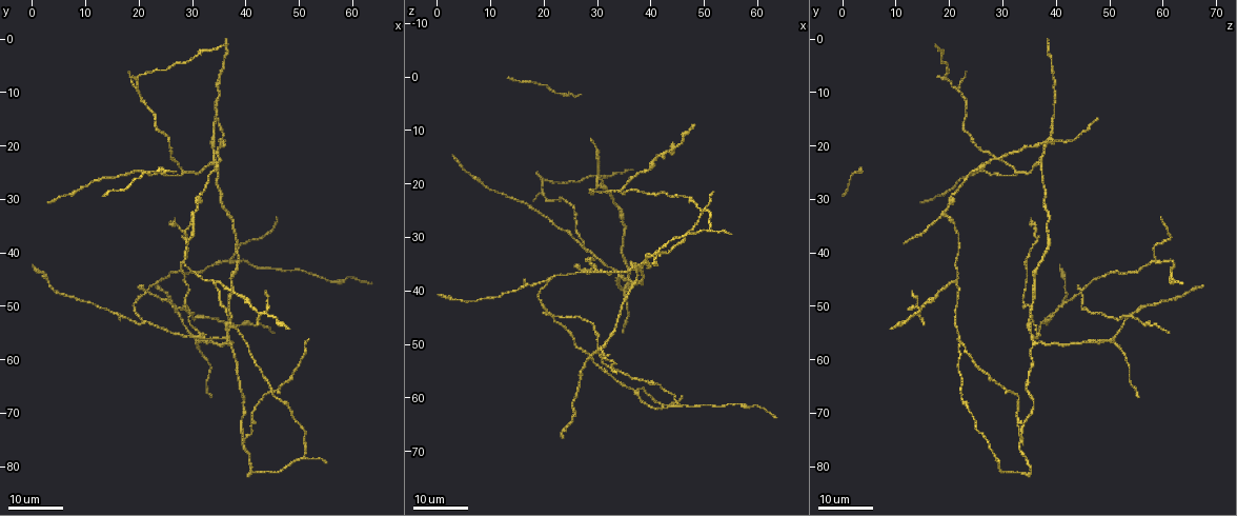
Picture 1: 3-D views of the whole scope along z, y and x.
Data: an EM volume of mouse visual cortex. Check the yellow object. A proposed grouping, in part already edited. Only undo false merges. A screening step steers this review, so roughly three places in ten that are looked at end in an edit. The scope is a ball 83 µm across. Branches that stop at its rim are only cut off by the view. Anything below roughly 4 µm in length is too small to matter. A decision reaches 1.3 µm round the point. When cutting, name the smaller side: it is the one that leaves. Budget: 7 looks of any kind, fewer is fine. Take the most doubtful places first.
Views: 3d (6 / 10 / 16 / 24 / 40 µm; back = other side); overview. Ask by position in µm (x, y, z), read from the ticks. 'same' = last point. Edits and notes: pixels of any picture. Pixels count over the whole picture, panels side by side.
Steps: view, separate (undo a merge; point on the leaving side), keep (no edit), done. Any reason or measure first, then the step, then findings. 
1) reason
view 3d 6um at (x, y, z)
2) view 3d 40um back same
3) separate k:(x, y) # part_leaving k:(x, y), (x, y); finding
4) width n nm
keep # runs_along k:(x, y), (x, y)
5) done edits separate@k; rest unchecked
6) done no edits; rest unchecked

looks like a crossing
view 3d 24um at (22.0, 47.0, 44.5)

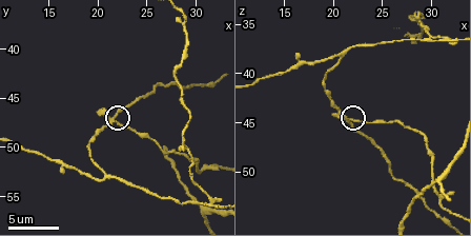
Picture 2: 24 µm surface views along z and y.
view 3d 10um at (22.0, 47.2, 44.6)

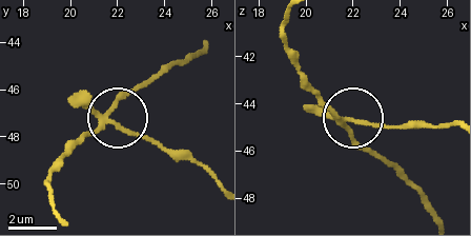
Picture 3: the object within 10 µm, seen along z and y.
width 190 nm
separate 3:(74, 101) # part_leaving 3:(104, 121), (187, 154), (217, 181); two neurons meet here

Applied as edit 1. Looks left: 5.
view overview

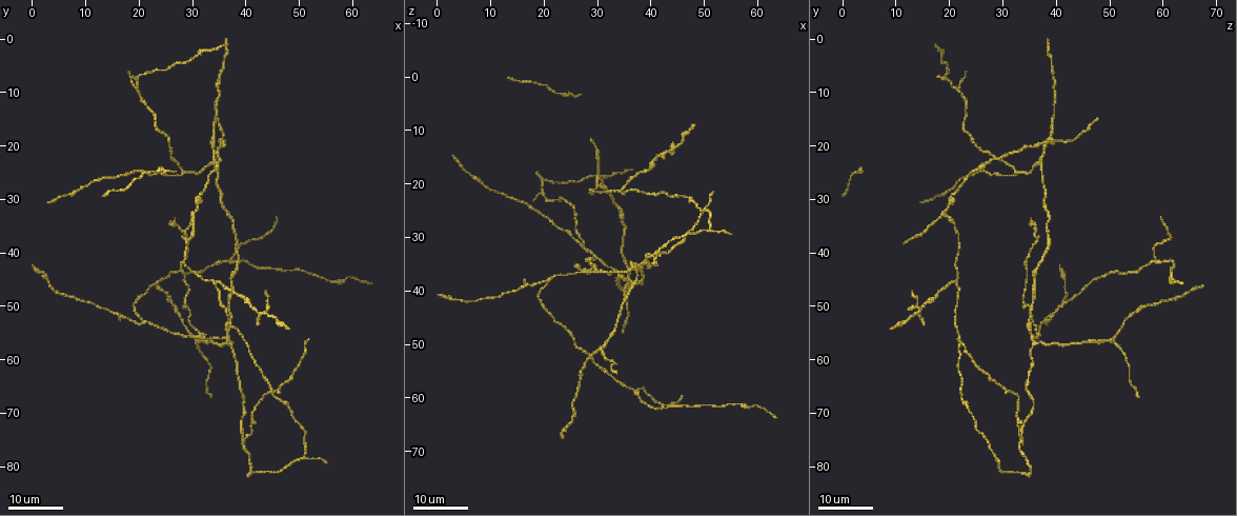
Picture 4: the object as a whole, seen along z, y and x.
arms part here
view 3d 24um at (34.5, 45.5, 21.0)

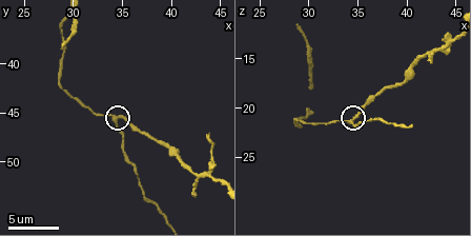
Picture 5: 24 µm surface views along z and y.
closer look
view 3d 10um at (34.0, 45.6, 21.6)

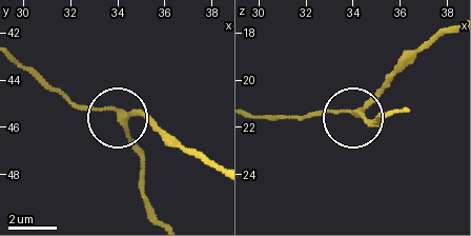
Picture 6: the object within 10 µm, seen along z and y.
width 220 nm
separate 6:(147, 118) # part_leaving 6:(129, 117), (151, 119), (218, 165); two neurons meet here

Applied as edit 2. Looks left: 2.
small branch off a trunk
view 3d 24um at (36.0, 56.5, 35.5)

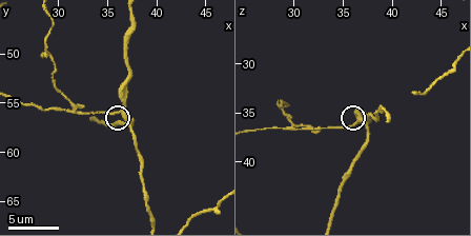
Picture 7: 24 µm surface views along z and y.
view 3d 6um at (36.4, 55.8, 36.2)

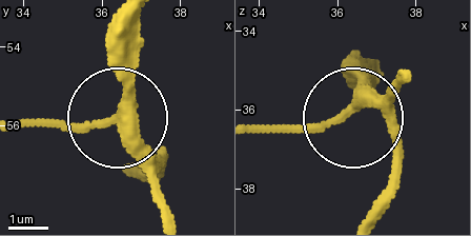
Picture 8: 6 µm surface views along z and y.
width 290 nm
keep # runs_along 8:(170, 218), (147, 148), (120, 121), (20, 128); all the same neuron

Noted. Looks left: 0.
done edits separate@3, separate@6; rest unchecked

